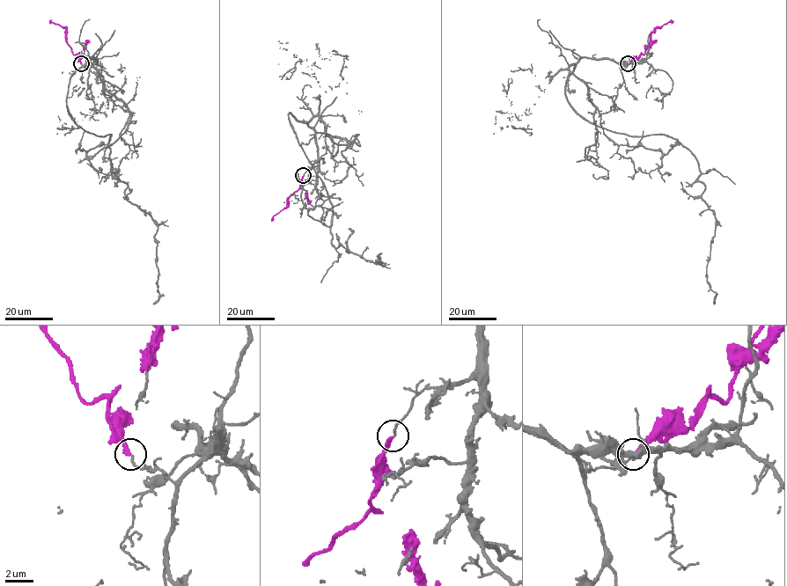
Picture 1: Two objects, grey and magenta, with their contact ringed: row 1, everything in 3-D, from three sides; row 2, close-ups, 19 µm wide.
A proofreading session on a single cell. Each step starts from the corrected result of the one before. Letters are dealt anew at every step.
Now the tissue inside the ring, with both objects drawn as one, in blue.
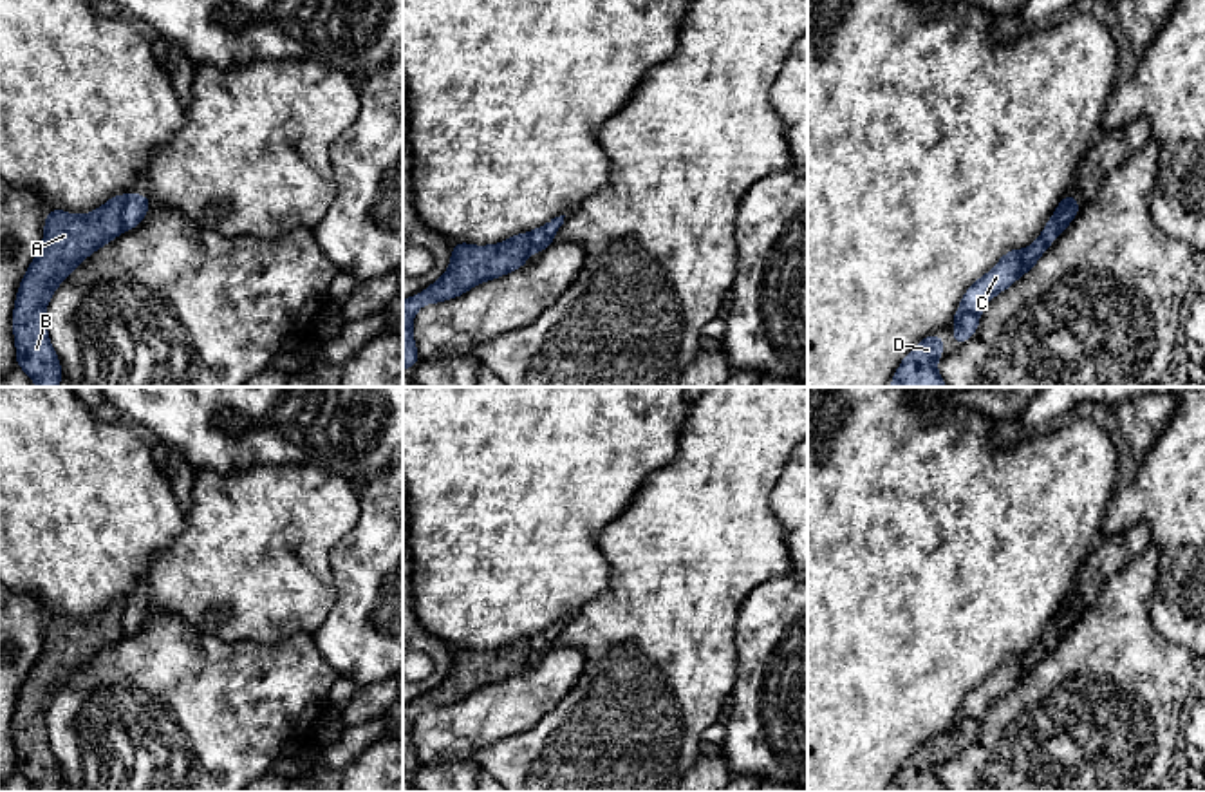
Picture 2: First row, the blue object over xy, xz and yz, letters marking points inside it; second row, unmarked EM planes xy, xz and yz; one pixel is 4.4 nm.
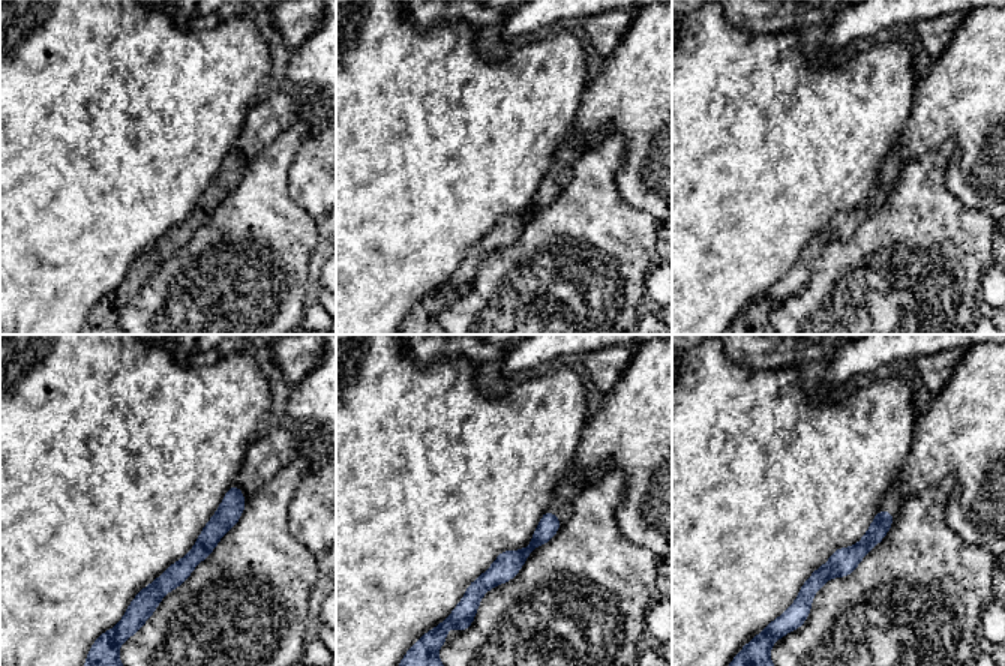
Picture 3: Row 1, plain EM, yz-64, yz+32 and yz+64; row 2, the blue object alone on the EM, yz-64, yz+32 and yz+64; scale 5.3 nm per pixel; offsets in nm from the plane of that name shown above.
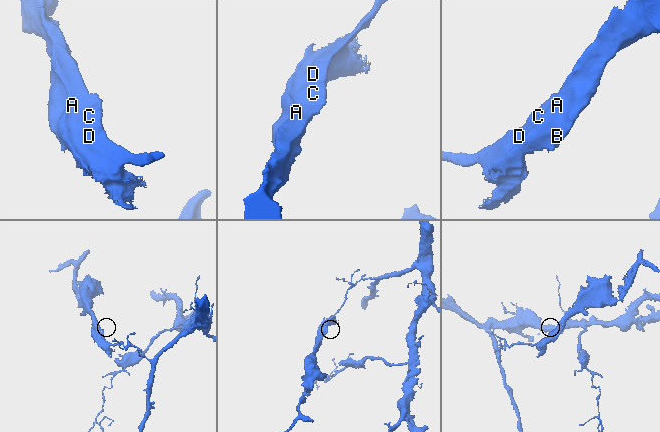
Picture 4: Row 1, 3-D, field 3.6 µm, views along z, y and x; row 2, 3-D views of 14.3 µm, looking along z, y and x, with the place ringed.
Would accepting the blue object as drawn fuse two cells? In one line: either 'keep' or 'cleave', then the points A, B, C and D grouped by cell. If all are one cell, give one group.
cleave; A B D / C

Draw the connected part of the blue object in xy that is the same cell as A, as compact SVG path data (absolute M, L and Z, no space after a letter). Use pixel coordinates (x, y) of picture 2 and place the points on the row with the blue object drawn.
M114 195L89 215L52 208L45 217L43 244L27 268L11 316L16 365L38 387L58 387L61 365L47 335L45 307L56 288L96 250L119 237L126 228L126 195Z

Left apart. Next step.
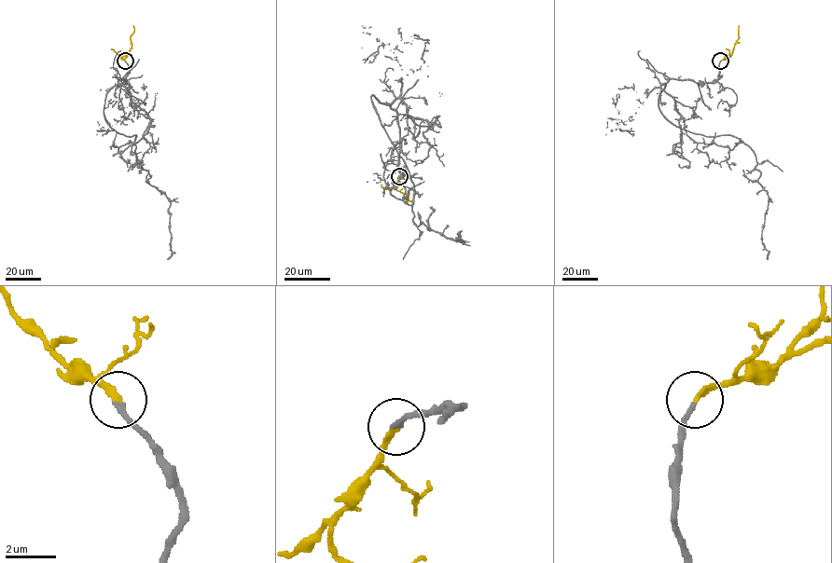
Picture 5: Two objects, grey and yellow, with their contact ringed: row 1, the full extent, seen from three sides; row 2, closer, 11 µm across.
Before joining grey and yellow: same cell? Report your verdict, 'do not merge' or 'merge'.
merge

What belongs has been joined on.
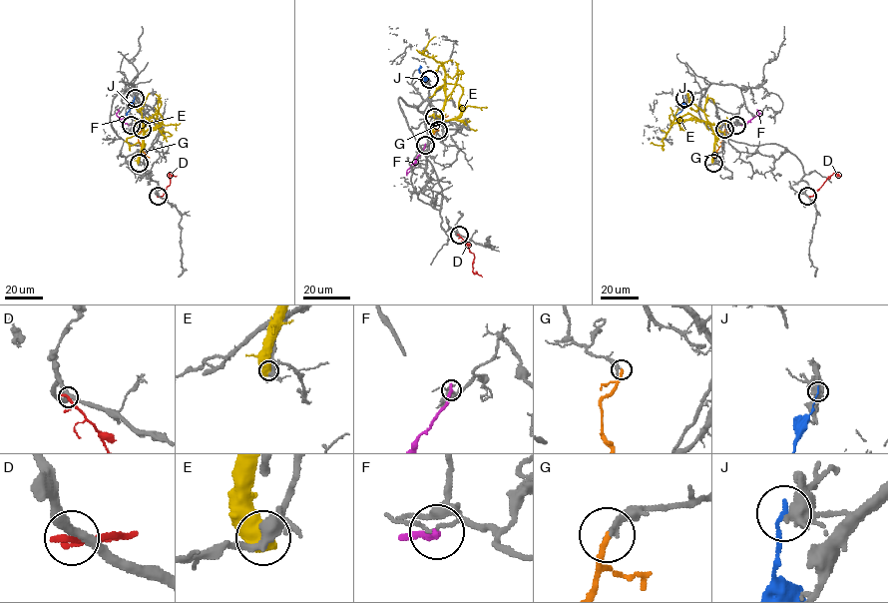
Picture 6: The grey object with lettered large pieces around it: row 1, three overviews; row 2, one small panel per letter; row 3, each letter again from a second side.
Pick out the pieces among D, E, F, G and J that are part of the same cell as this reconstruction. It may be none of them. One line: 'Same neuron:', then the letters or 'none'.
Same neuron: none

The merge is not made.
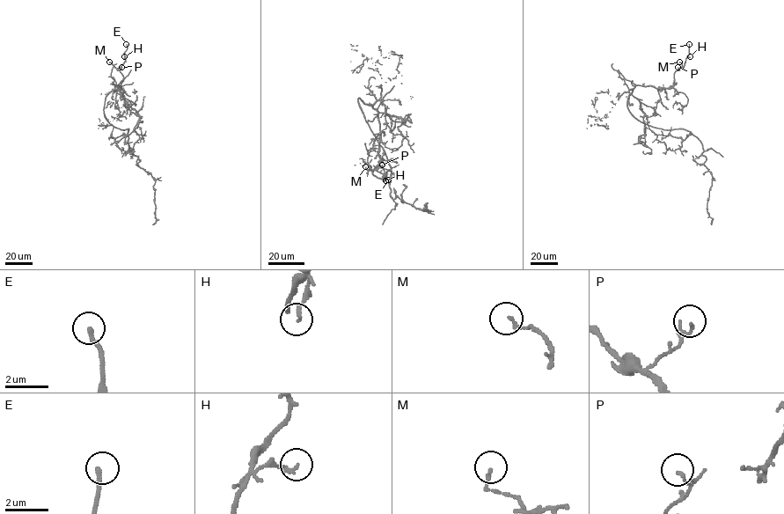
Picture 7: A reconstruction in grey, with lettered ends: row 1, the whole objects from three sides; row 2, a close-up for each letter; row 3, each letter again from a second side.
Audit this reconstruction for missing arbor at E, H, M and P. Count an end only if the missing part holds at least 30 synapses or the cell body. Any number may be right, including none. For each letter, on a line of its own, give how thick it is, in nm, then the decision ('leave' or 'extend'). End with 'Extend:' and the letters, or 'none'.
E: 220 nm thick; leave
H: 130 nm thick; leave
M: 130 nm thick; leave
P: 80 nm thick; leave
Extend: none

